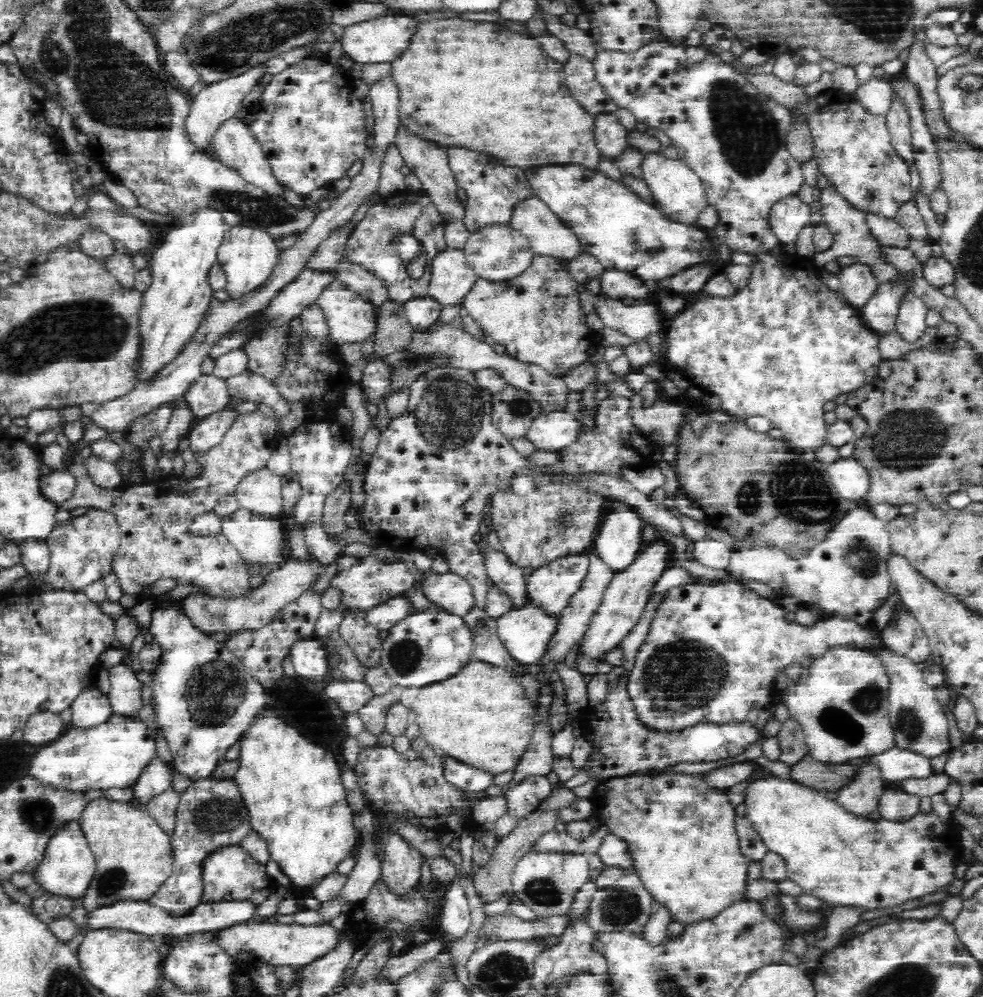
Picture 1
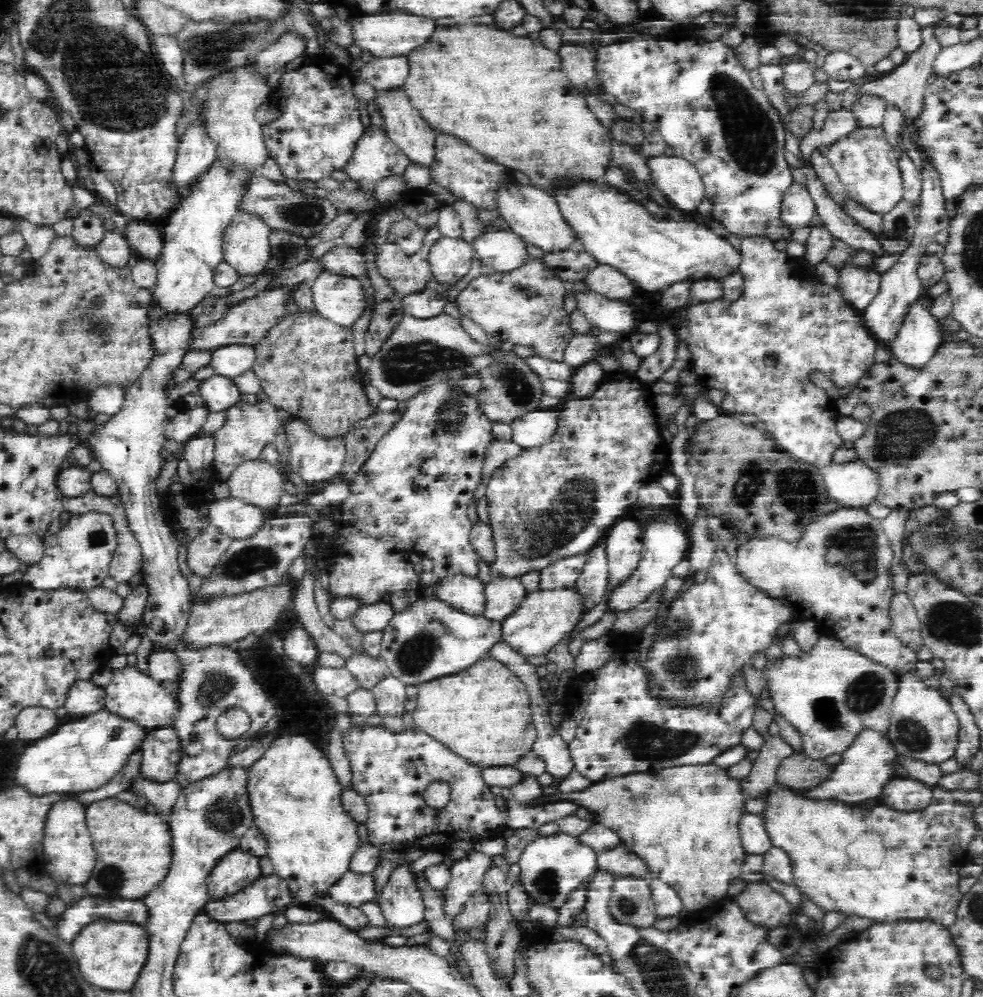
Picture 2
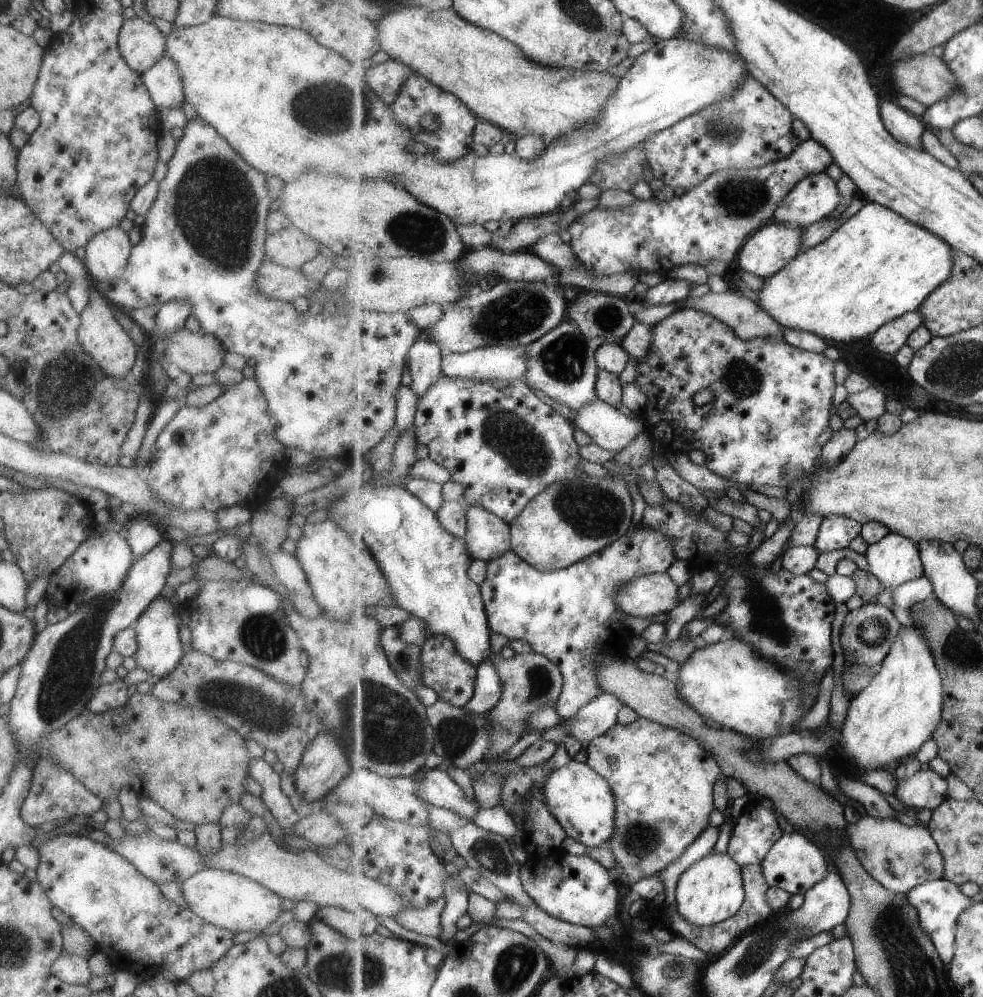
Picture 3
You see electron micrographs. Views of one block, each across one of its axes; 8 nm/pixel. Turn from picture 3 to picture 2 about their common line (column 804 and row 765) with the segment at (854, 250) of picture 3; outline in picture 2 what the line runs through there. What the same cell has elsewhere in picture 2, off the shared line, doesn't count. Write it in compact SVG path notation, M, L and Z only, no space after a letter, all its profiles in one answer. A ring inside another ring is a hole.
M290 734L280 736L267 748L267 753L248 768L248 792L253 824L264 835L267 842L266 856L272 863L272 872L283 878L289 886L293 901L303 906L316 906L320 898L330 892L332 886L349 871L352 855L362 844L356 834L358 822L341 805L342 785L334 774L332 765L306 736Z

